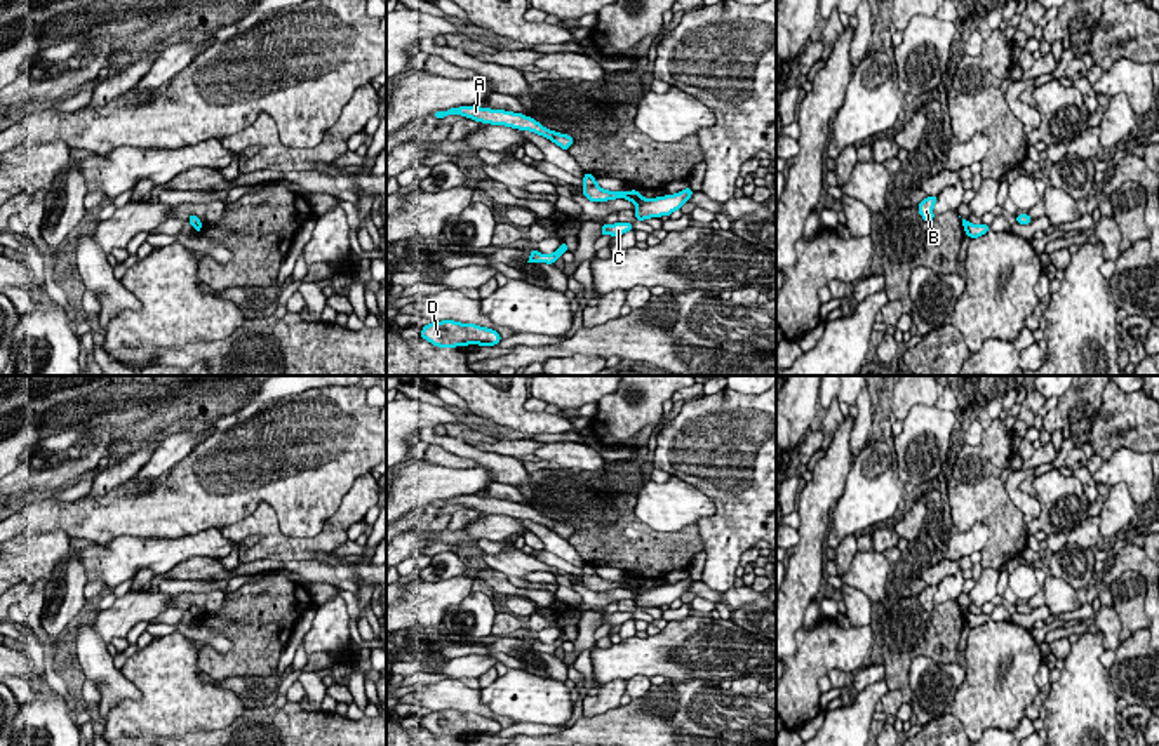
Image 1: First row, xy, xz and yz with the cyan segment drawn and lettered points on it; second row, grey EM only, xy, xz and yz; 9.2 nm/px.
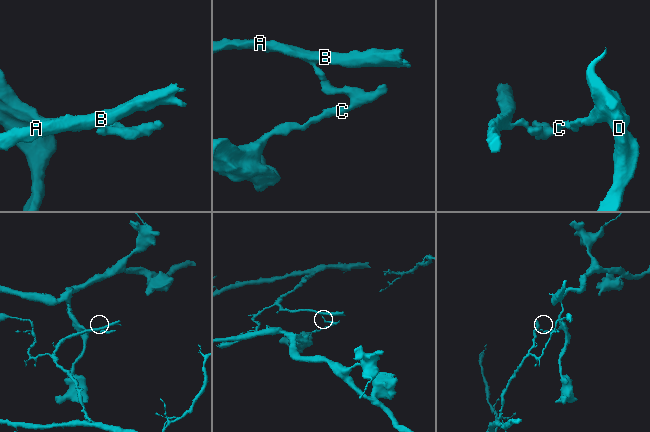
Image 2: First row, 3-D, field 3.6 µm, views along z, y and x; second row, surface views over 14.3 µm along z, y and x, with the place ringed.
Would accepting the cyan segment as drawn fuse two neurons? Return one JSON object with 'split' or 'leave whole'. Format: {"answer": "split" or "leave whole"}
{"answer": "split"}

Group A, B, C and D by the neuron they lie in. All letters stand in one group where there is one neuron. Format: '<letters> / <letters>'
A B / C D

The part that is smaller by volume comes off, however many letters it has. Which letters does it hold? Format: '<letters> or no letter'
A, B

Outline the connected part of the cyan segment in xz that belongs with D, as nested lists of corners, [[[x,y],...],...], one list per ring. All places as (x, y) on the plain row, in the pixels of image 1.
[[[454,709],[432,711],[423,716],[419,725],[439,737],[496,736],[501,730],[501,725],[492,718]]]

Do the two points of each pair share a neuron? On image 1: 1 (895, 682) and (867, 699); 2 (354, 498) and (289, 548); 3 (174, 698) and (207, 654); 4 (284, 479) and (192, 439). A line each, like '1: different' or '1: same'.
1: different
2: same
3: different
4: different

